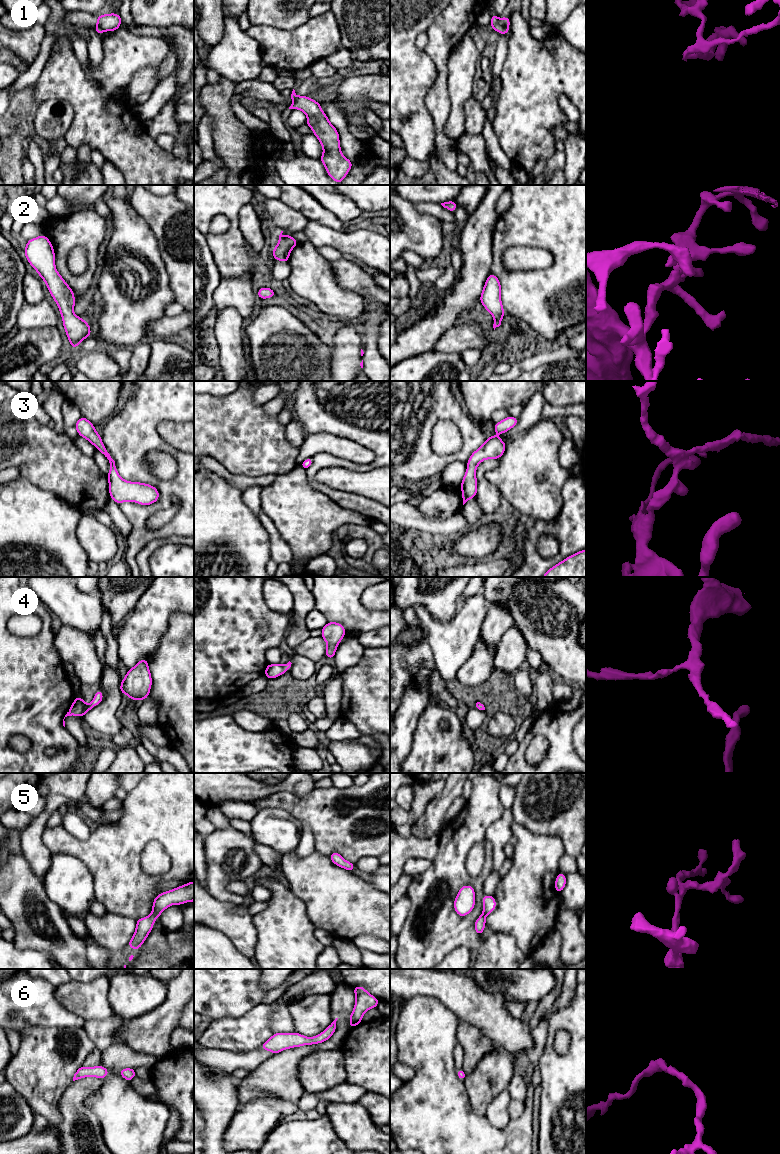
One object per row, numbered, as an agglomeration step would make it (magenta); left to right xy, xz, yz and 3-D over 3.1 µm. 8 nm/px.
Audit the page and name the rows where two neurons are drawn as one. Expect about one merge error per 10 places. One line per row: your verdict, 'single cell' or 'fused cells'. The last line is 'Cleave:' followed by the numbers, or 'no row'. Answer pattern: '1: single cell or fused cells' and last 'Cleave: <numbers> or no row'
1: fused cells
2: single cell
3: single cell
4: single cell
5: single cell
6: single cell
Cleave: 1

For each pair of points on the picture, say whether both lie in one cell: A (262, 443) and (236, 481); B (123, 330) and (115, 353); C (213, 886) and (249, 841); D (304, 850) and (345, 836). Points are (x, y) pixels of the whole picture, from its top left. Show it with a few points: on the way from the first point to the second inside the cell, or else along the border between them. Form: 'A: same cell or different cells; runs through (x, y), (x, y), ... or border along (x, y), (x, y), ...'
A: different cells; border along (220, 462), (232, 473), (264, 475)
B: different cells; border along (111, 347), (131, 348)
C: same cell; runs through (221, 875), (231, 865), (231, 859), (238, 852)
D: different cells; border along (305, 825), (313, 835), (315, 850)

